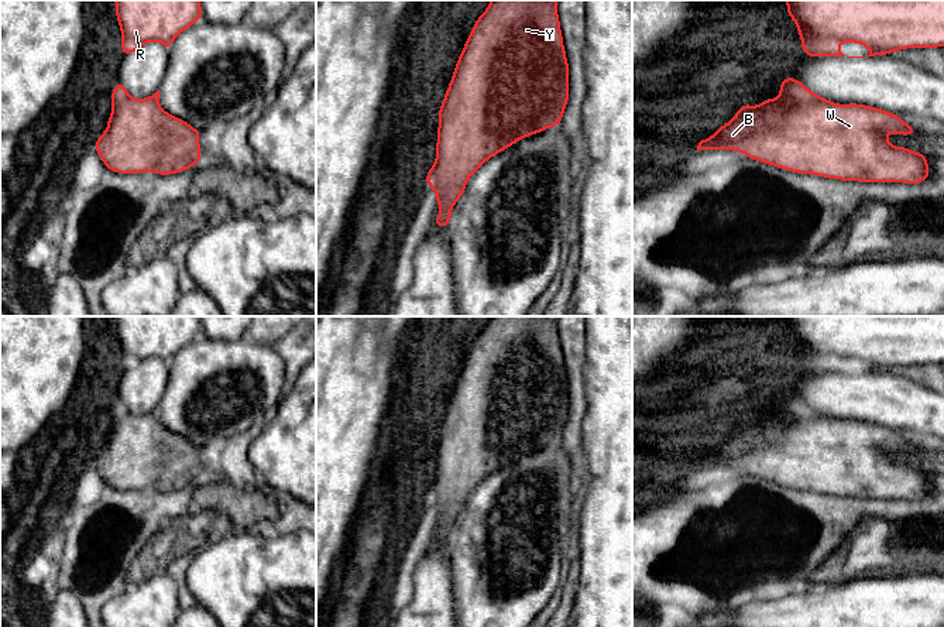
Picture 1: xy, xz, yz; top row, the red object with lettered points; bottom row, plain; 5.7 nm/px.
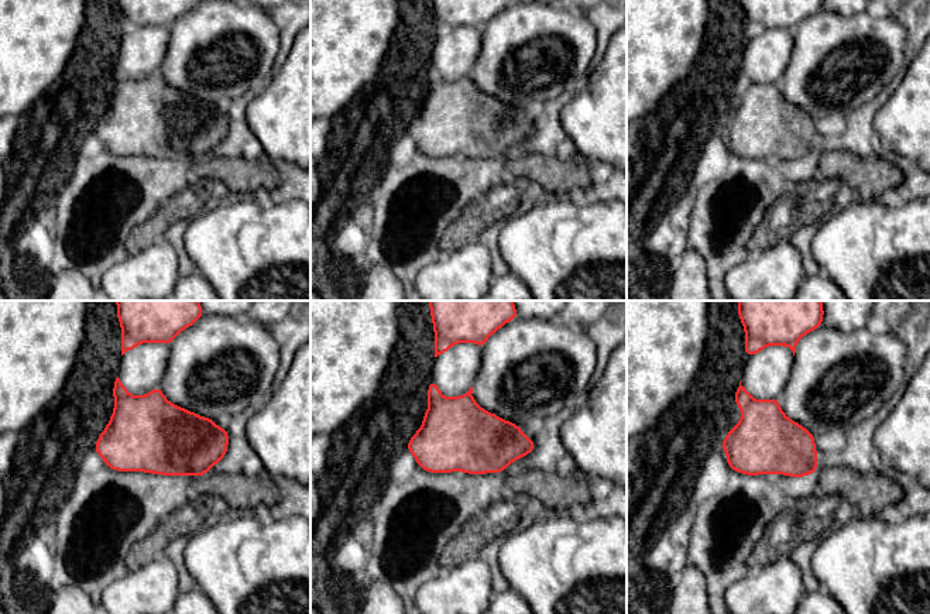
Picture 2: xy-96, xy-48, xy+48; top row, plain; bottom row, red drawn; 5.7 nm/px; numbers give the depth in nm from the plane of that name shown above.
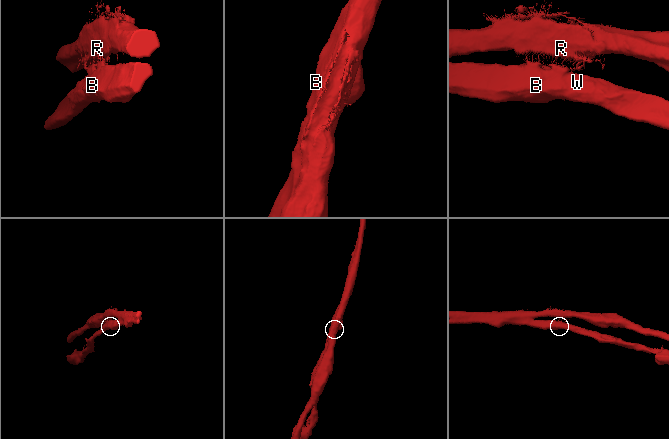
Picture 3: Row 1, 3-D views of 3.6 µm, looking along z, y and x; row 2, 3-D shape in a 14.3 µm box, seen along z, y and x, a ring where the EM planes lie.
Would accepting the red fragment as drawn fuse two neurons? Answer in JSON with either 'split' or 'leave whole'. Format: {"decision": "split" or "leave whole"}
{"decision": "split"}

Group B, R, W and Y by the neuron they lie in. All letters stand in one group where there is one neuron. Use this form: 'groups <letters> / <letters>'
groups B W Y / R

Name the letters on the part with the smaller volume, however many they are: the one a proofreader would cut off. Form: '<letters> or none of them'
B, W, Y

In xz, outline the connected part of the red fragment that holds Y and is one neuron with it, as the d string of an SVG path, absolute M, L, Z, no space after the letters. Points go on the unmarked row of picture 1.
M491 316L474 339L437 429L436 518L442 528L435 534L433 541L449 542L453 521L459 518L468 494L485 477L528 452L560 441L567 418L569 378L560 347L557 316Z

